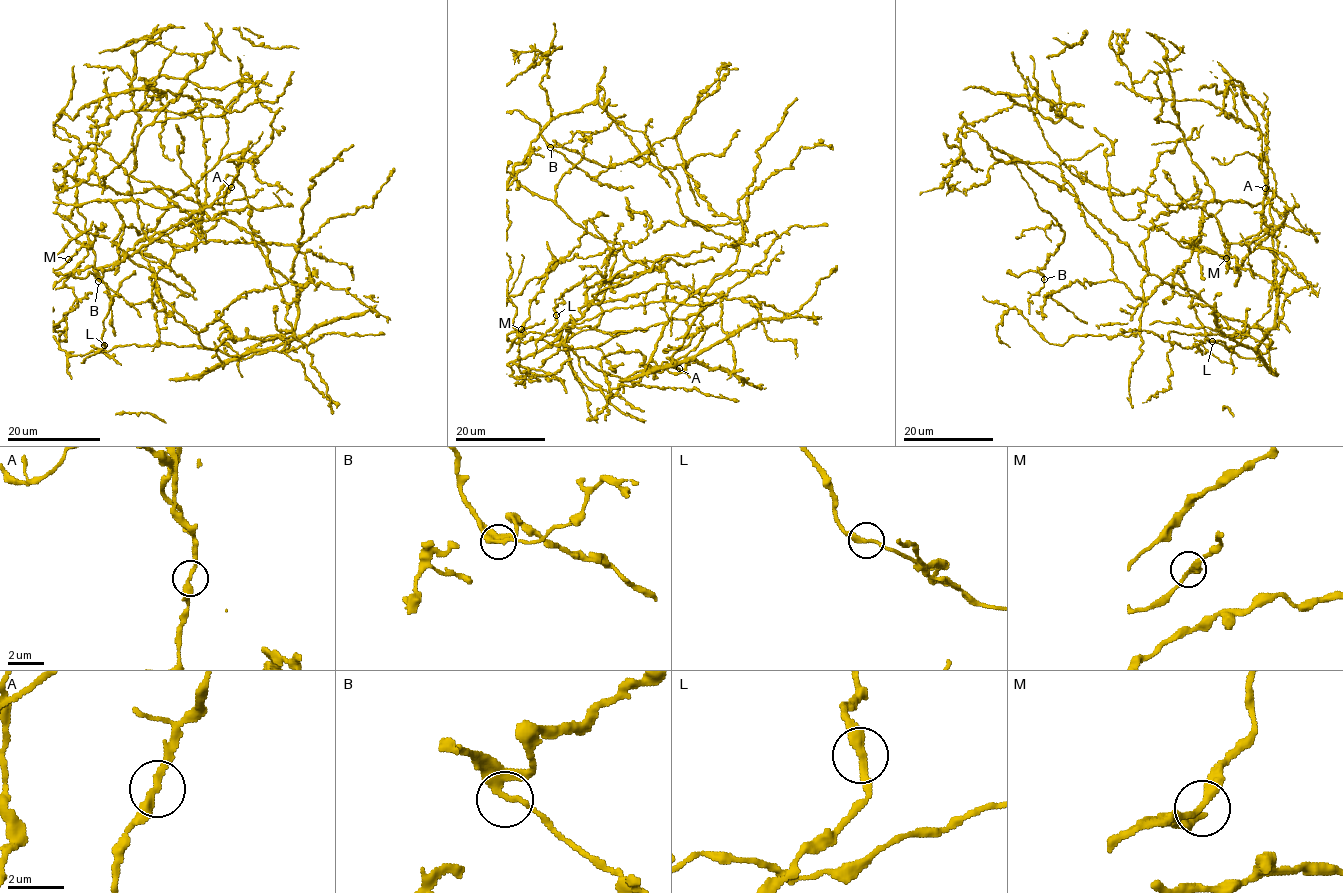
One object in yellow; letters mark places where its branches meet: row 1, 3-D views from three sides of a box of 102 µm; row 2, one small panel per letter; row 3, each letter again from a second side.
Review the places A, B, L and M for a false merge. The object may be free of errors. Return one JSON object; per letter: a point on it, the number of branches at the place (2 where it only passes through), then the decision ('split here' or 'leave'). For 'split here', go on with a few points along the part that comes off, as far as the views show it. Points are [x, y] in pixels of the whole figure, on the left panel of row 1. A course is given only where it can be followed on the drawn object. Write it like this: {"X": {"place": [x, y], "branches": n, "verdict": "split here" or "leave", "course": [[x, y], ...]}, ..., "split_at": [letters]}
{"A": {"place": [231, 187], "branches": 2, "verdict": "leave"}, "B": {"place": [98, 281], "branches": 2, "verdict": "leave"}, "L": {"place": [104, 345], "branches": 2, "verdict": "leave"}, "M": {"place": [68, 259], "branches": 2, "verdict": "leave"}, "split_at": []}

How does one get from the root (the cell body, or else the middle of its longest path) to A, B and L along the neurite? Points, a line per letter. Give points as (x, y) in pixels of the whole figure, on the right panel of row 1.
A: (1260, 231), (1286, 225), (1314, 234), (1268, 187), (1261, 161), (1253, 154), (1261, 159), (1266, 188)
B: (1260, 231), (1226, 243), (1214, 200), (1161, 213), (1141, 301), (1062, 171), (1017, 162), (1064, 233), (1044, 279)
L: (1260, 231), (1226, 243), (1215, 214), (1226, 201), (1260, 203), (1277, 254), (1270, 308), (1232, 350), (1213, 341)

